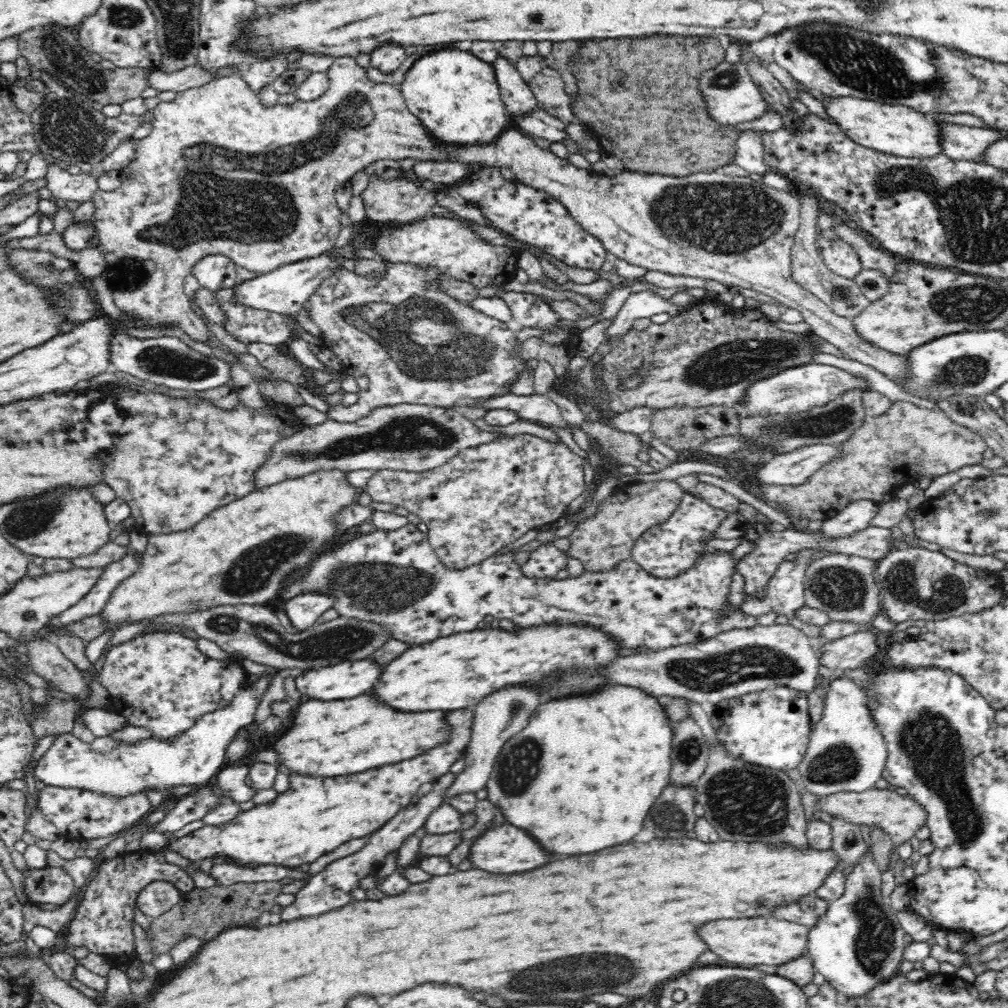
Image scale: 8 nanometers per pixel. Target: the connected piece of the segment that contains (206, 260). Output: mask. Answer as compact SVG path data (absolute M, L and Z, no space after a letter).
M210 255L199 260L191 270L200 287L214 292L232 289L238 283L236 263L224 255Z

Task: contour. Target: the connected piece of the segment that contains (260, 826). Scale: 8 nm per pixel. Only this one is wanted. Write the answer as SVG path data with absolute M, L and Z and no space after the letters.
M473 708L450 711L450 714L444 718L450 729L450 736L446 742L440 742L438 746L426 750L426 754L420 754L420 756L404 760L404 762L380 766L378 770L368 770L362 776L348 774L348 776L340 776L340 778L308 778L308 776L289 774L290 789L284 794L279 794L272 802L242 811L230 822L218 826L206 825L200 830L180 837L167 848L172 852L178 852L180 856L184 856L190 861L204 860L208 856L214 858L230 856L235 860L235 864L246 868L254 868L254 864L280 864L280 866L296 869L306 862L312 863L316 858L336 850L338 846L348 840L371 835L392 820L398 812L404 810L422 784L426 784L426 782L432 784L435 779L450 772L452 764L464 756L469 745L473 718Z

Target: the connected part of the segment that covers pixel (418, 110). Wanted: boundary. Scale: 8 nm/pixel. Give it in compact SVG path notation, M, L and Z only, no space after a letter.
M458 48L422 55L412 64L397 87L412 114L443 144L492 142L504 132L511 120L502 101L493 66Z

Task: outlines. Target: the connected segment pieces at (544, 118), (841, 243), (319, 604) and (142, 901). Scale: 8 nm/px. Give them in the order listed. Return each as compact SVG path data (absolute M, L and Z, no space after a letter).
M538 109L538 112L530 113L527 117L515 120L520 128L527 132L533 139L546 139L551 143L568 140L569 134L565 131L566 124L560 119L554 118L548 113Z
M830 240L830 245L820 251L823 263L841 277L854 279L863 269L856 251L845 240Z
M306 593L286 601L284 606L285 614L290 620L290 628L302 632L317 624L318 618L332 608L332 597L322 593Z
M156 881L139 892L136 904L143 914L156 918L174 908L184 898L186 896L171 882Z

